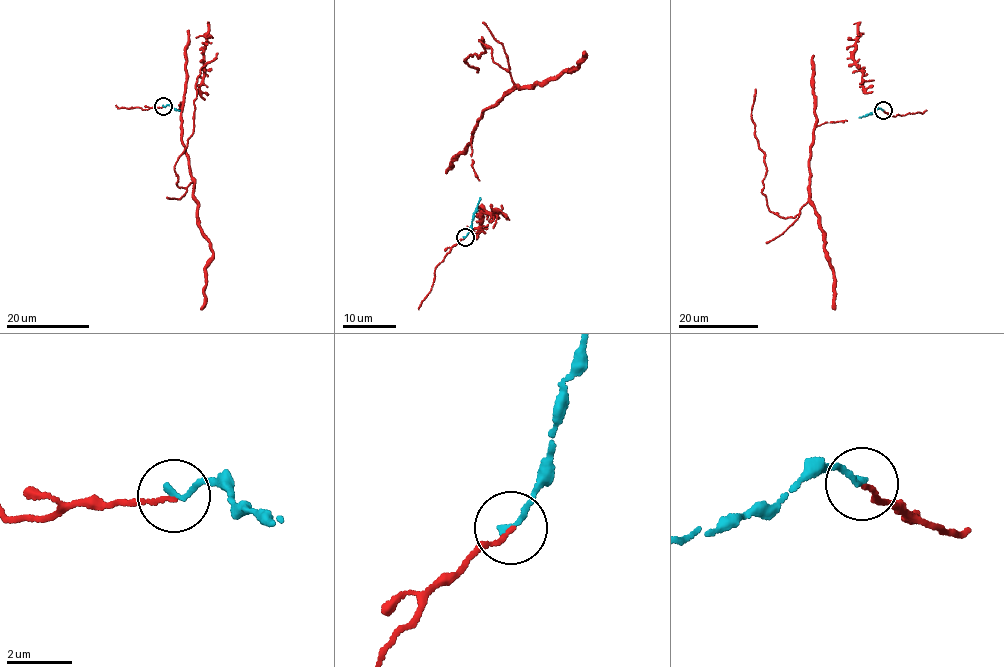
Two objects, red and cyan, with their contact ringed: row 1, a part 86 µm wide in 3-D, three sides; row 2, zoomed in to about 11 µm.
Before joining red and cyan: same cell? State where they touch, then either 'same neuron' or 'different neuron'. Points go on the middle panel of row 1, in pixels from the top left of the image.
place (465, 237); same neuron

